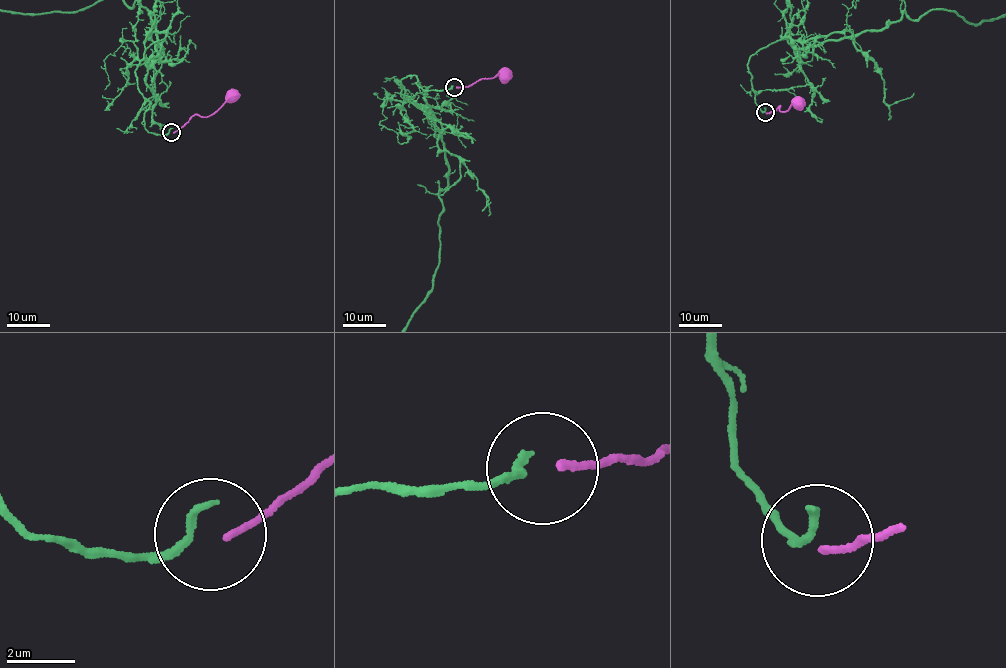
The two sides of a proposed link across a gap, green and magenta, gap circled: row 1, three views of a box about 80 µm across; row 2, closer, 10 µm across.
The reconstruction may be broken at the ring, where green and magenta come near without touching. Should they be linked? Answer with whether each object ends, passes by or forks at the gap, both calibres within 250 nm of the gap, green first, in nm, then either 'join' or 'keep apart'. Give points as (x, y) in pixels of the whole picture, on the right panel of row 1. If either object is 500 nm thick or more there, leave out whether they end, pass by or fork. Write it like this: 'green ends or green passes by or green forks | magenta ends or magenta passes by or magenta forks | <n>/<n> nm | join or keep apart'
green ends | magenta ends | 320/200 nm | keep apart

